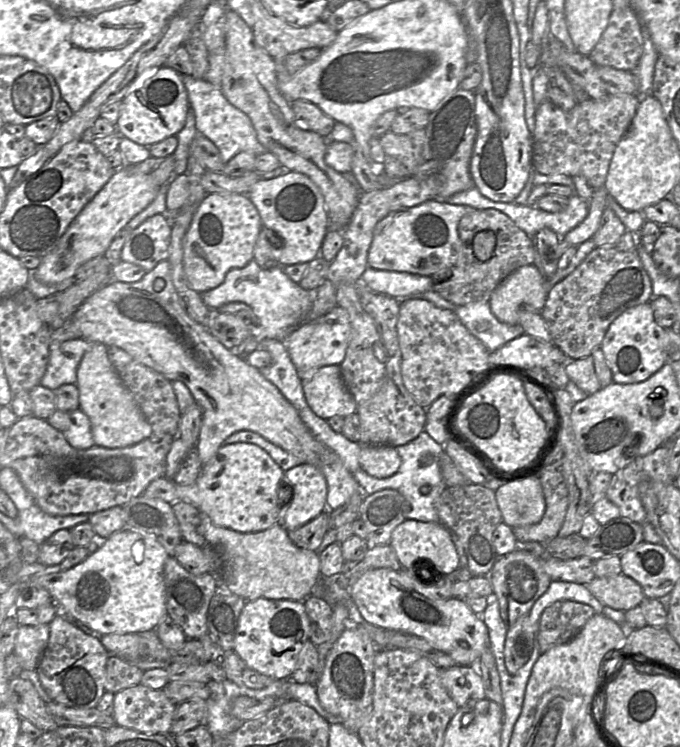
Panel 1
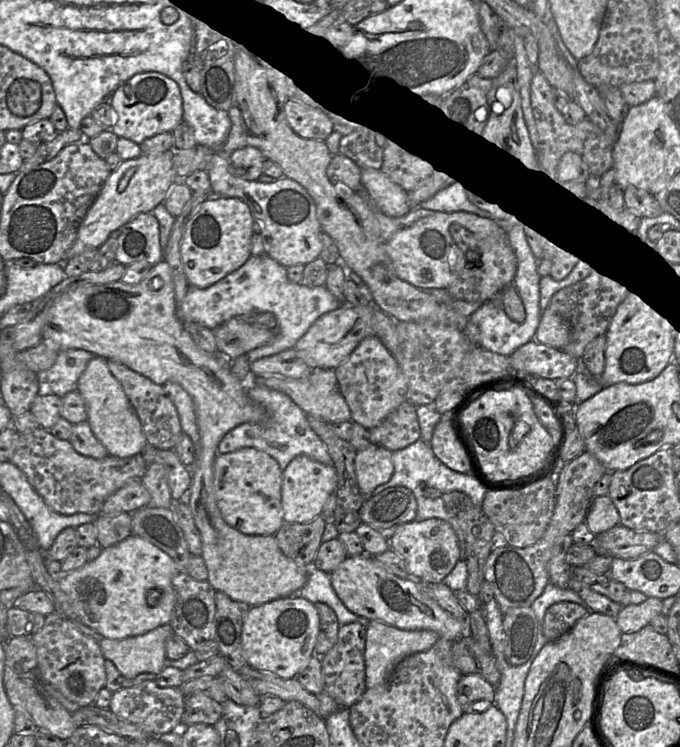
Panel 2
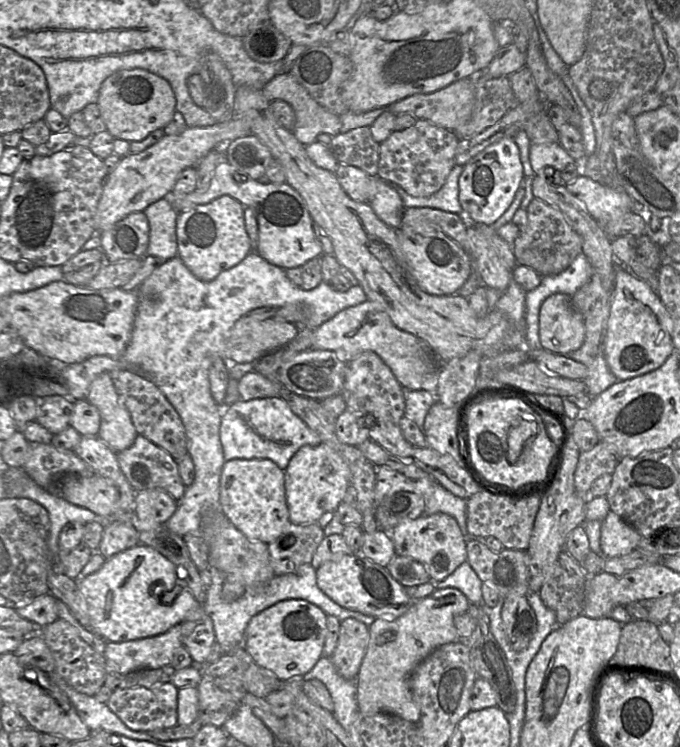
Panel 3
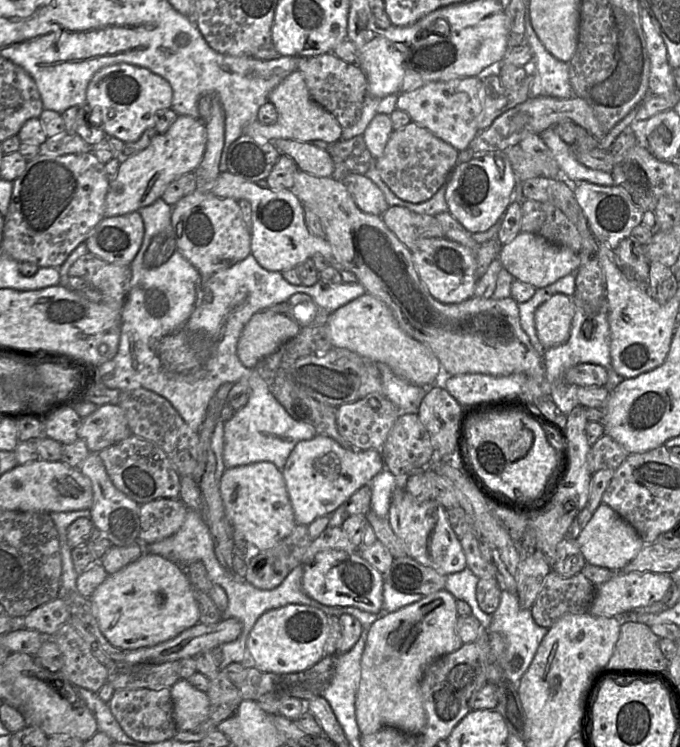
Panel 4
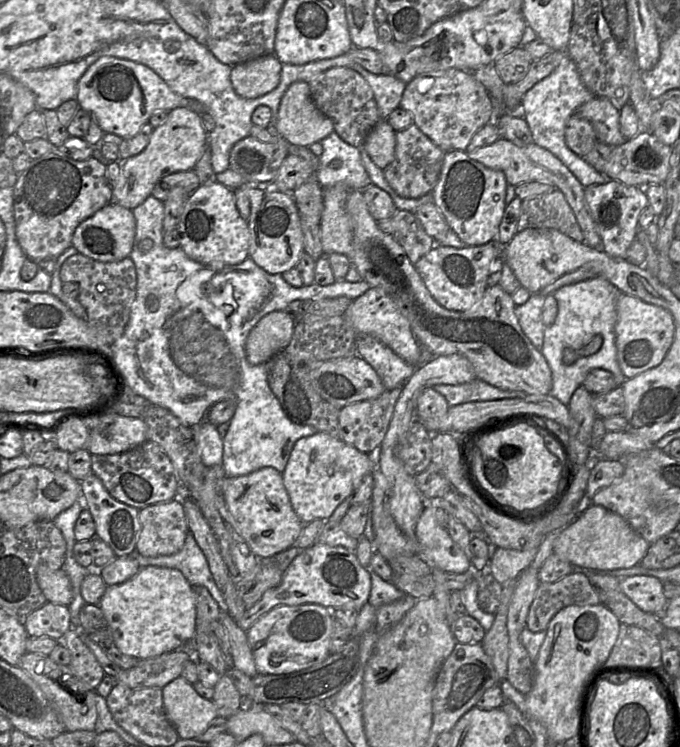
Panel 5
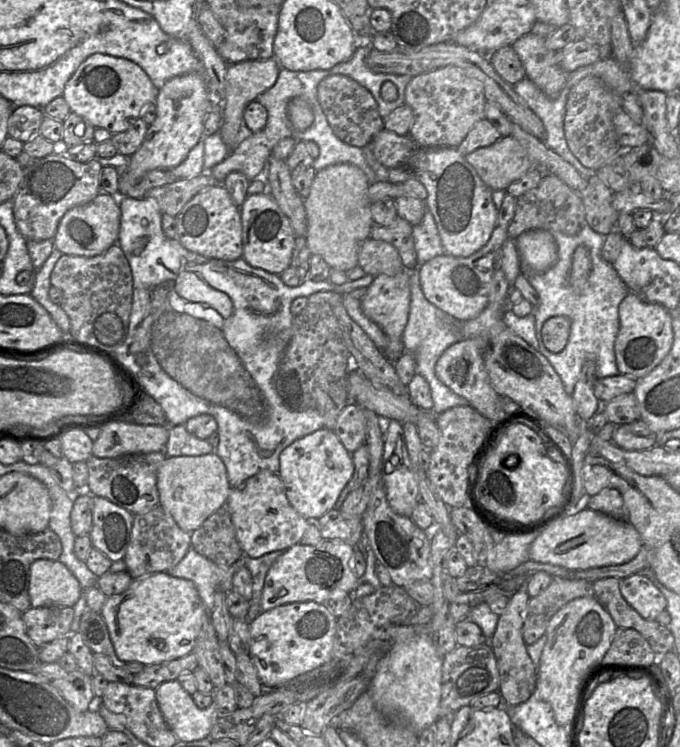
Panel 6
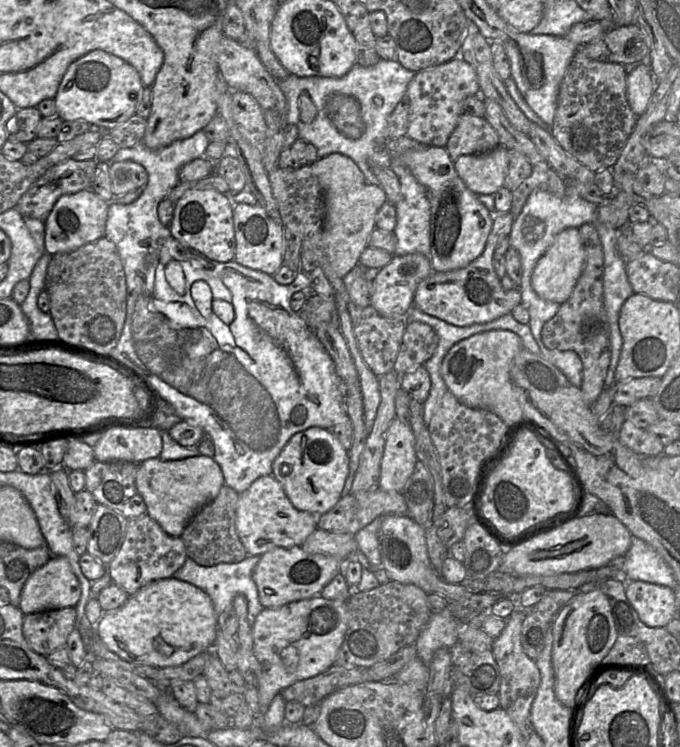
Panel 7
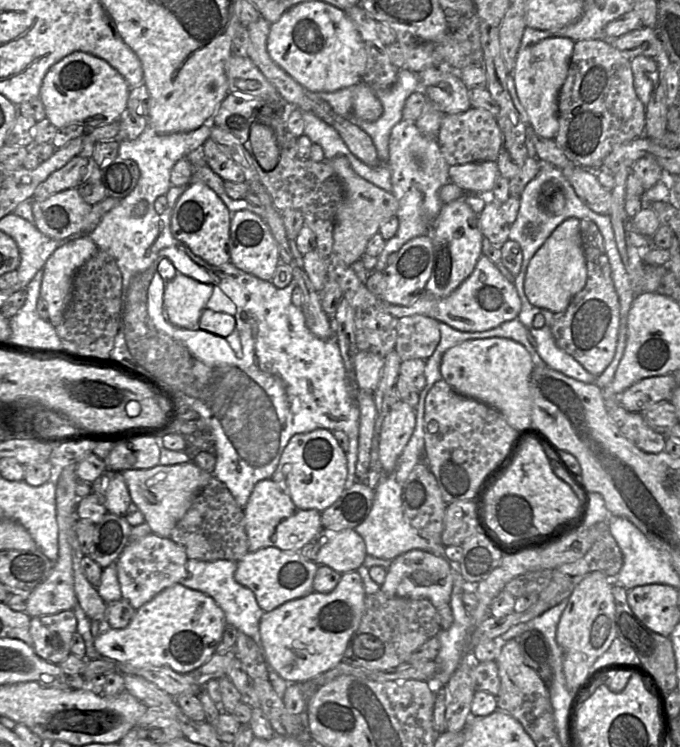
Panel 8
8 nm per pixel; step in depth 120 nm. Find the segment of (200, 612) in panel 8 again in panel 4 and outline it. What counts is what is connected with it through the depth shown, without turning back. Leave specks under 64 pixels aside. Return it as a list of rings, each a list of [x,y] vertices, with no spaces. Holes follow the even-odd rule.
[[[143,553],[139,559],[128,564],[118,572],[107,575],[88,598],[96,610],[98,626],[104,637],[122,651],[151,647],[180,634],[182,631],[198,623],[199,611],[192,595],[185,570],[160,555]]]

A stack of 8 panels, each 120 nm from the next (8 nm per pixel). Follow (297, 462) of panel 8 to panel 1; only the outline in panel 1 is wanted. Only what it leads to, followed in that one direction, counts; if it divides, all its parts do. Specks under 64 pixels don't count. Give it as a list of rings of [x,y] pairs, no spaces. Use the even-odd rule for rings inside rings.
[[[301,464],[284,472],[282,483],[292,487],[292,499],[282,514],[282,526],[294,530],[327,509],[328,485],[323,473],[311,464]]]

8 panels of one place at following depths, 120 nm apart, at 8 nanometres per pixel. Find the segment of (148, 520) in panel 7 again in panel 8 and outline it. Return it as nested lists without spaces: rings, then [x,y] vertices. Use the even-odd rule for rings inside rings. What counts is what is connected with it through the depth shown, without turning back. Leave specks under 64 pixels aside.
[[[154,533],[129,541],[115,562],[122,598],[139,609],[165,588],[180,583],[187,560],[182,546]]]

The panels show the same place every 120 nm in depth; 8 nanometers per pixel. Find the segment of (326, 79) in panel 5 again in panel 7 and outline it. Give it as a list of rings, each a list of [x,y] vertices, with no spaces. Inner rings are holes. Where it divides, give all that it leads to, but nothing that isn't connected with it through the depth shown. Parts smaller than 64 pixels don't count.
[[[334,93],[326,99],[326,114],[336,129],[345,137],[360,139],[366,126],[358,100],[352,96]]]

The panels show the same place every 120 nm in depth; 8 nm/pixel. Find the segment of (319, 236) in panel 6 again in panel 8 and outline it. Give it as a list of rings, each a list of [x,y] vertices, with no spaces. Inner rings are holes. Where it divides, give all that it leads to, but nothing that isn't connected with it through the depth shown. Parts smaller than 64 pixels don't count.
[[[345,156],[335,157],[327,162],[341,179],[345,189],[344,201],[335,216],[333,250],[346,265],[351,266],[365,255],[368,241],[379,231],[380,226],[389,218],[397,216],[399,204],[392,192],[360,177]]]

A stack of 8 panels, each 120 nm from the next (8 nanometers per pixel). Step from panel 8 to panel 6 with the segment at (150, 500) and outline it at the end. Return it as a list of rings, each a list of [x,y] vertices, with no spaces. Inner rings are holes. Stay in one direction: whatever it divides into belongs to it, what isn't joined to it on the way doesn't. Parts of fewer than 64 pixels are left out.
[[[214,452],[200,456],[167,457],[157,470],[156,485],[159,506],[188,533],[199,528],[212,513],[225,505],[231,490],[225,465]]]

